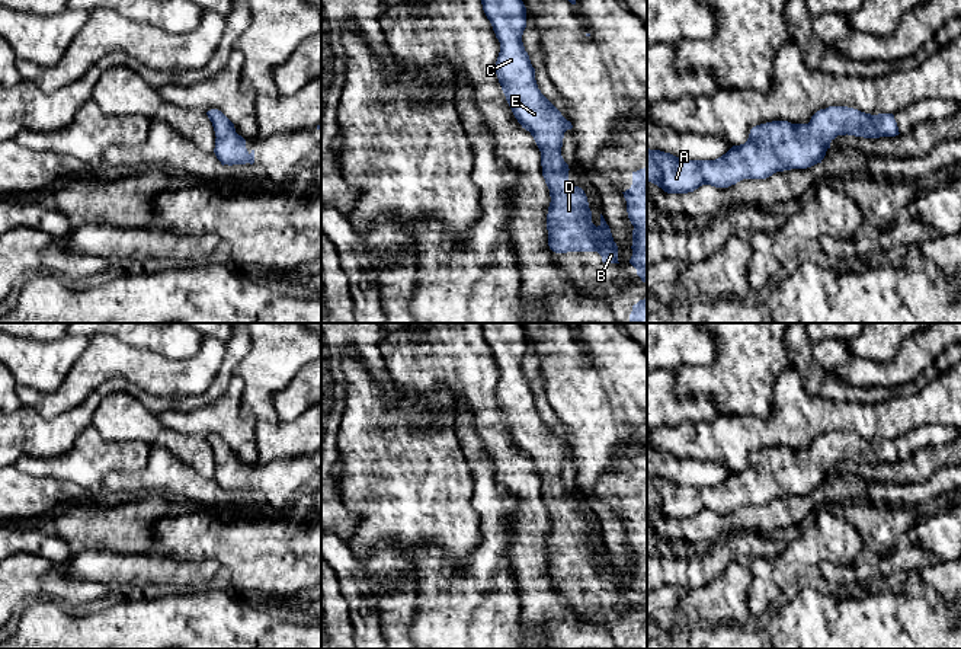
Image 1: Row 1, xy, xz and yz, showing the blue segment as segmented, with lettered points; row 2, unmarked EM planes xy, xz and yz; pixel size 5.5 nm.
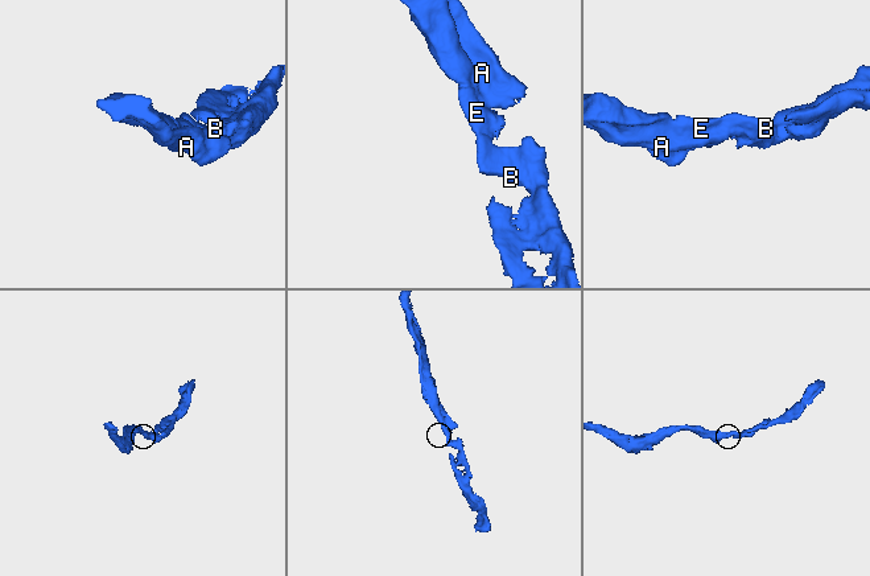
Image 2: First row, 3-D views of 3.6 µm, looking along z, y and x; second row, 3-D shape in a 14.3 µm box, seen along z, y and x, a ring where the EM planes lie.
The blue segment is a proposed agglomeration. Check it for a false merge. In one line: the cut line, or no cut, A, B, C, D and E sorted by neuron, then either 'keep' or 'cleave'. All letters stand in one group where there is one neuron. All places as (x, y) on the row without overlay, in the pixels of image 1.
no cut | A B C D E | keep

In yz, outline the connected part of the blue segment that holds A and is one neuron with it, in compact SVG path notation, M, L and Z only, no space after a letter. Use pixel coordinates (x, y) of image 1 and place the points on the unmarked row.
M848 432L817 437L808 450L772 447L750 455L744 470L715 486L686 486L647 473L647 506L667 519L693 518L702 511L728 514L743 505L766 505L776 498L807 495L821 486L837 461L896 463L893 439L871 441Z

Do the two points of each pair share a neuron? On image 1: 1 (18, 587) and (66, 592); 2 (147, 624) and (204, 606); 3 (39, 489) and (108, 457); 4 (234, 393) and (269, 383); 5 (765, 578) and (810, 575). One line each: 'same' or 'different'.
1: same
2: same
3: different
4: different
5: same

